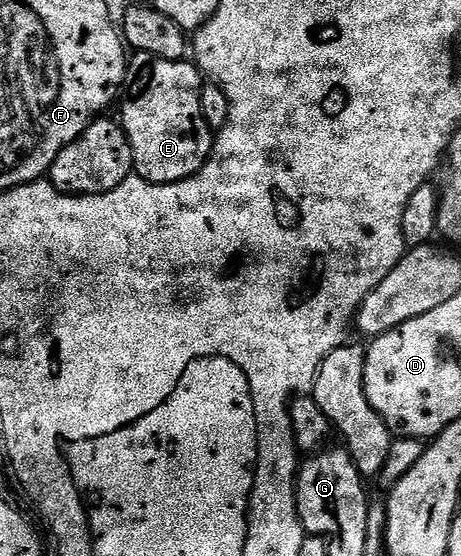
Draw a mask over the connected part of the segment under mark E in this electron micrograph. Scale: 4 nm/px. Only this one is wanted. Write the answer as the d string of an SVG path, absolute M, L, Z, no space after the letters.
M135 53L127 65L127 81L121 92L123 119L121 126L133 149L134 174L150 183L176 183L197 174L211 157L213 132L201 113L201 89L205 82L198 66L187 59L165 61L149 53Z

